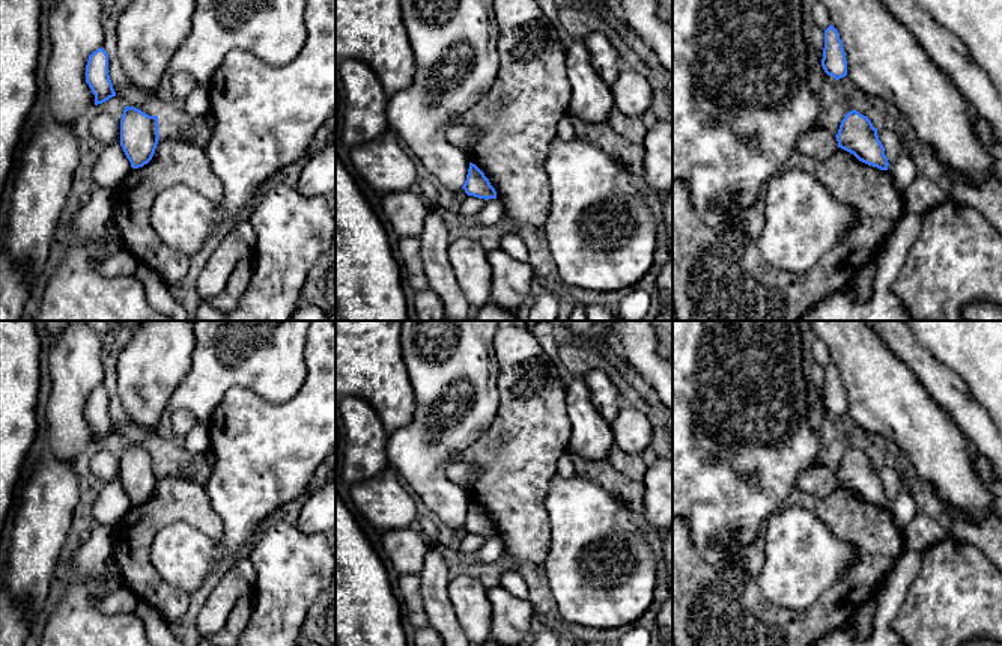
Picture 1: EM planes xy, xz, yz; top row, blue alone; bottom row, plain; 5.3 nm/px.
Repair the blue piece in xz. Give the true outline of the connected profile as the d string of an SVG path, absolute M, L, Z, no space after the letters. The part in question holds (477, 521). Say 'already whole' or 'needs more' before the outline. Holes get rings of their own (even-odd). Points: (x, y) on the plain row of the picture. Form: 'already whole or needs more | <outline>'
already whole | M469 500L466 518L462 526L468 533L474 533L484 538L496 536L495 526L490 523L484 510L472 500Z

